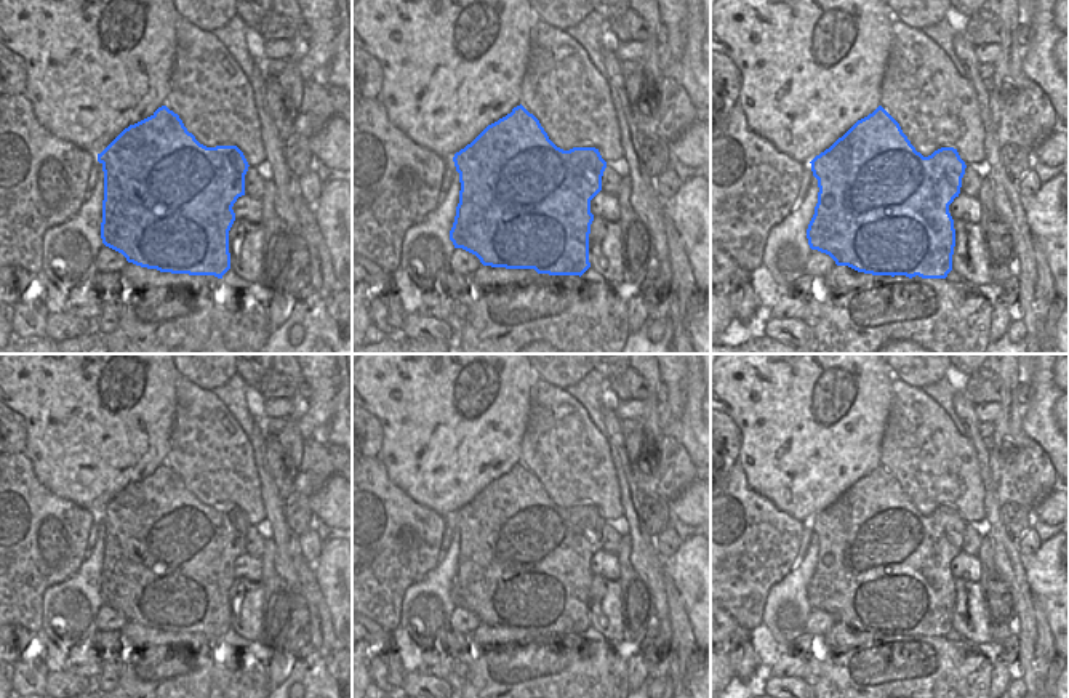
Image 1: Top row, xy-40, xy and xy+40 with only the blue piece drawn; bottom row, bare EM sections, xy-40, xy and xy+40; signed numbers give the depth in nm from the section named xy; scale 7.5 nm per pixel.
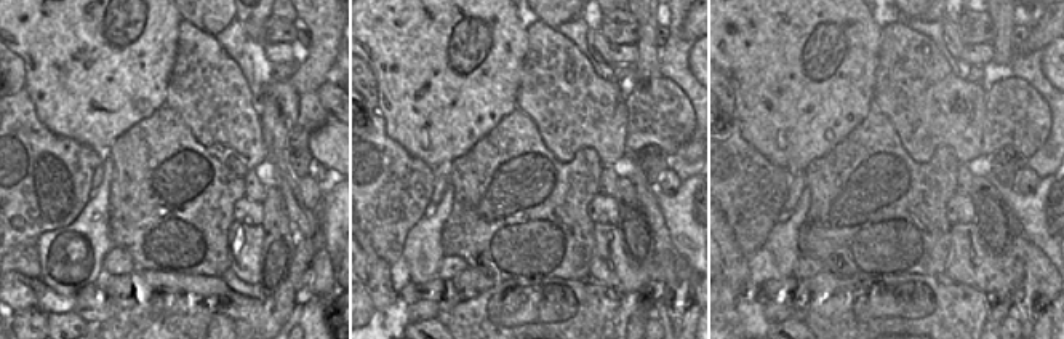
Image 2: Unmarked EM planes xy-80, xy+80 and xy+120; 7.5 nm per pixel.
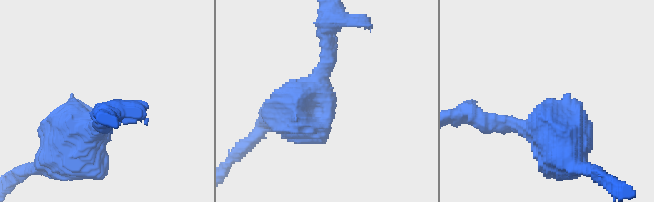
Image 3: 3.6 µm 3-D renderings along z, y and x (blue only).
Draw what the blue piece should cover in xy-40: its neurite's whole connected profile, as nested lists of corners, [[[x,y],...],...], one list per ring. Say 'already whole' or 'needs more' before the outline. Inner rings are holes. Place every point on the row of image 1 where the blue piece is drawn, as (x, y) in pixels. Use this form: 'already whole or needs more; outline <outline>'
already whole; outline [[[162,106],[150,117],[125,128],[98,154],[98,162],[104,171],[101,239],[106,247],[141,267],[222,279],[230,269],[229,231],[235,221],[232,207],[245,195],[245,174],[250,166],[237,146],[200,144],[179,115]]]

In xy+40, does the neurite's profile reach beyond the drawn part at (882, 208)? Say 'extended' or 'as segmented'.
as segmented

